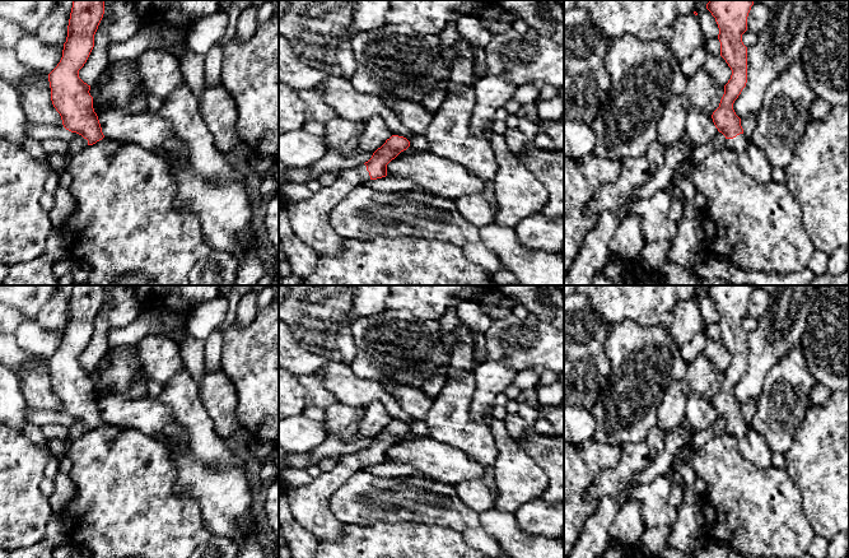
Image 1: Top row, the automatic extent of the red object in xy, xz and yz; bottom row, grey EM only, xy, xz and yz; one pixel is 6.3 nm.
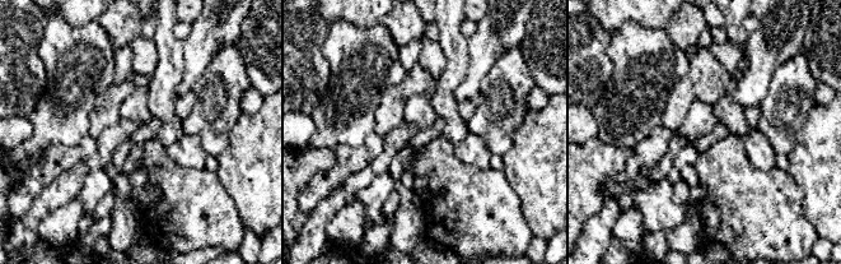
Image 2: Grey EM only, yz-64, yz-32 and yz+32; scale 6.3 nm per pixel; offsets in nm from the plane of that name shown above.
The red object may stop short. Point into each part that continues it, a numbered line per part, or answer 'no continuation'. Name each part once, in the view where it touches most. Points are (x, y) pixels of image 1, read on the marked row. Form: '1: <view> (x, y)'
1: yz (738, 144)

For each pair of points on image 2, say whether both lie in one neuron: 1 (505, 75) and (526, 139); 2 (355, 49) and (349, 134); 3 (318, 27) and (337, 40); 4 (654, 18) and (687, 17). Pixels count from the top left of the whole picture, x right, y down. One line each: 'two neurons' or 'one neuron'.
1: two neurons
2: one neuron
3: two neurons
4: two neurons

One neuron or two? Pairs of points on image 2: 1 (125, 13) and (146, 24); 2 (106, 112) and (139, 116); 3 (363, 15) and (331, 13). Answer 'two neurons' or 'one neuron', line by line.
1: two neurons
2: two neurons
3: one neuron

